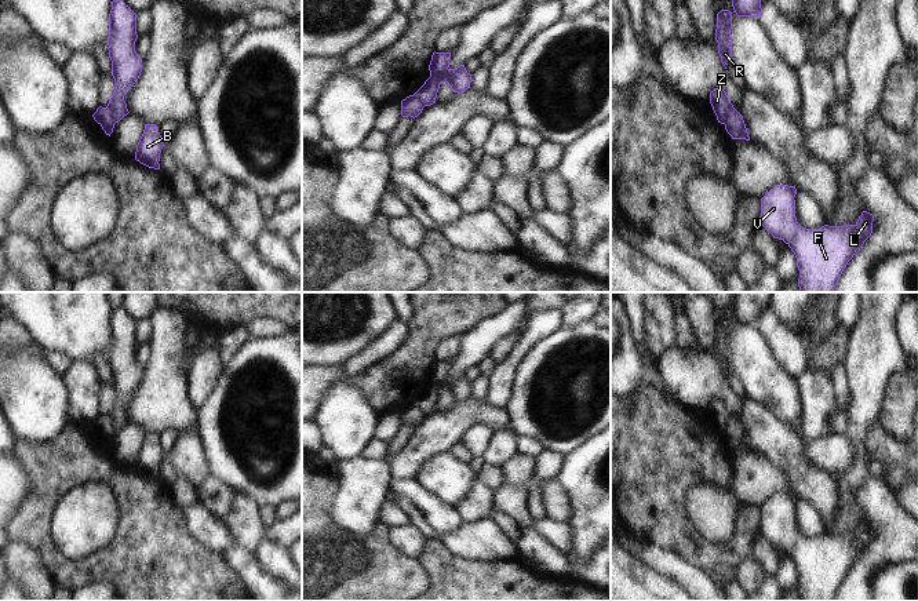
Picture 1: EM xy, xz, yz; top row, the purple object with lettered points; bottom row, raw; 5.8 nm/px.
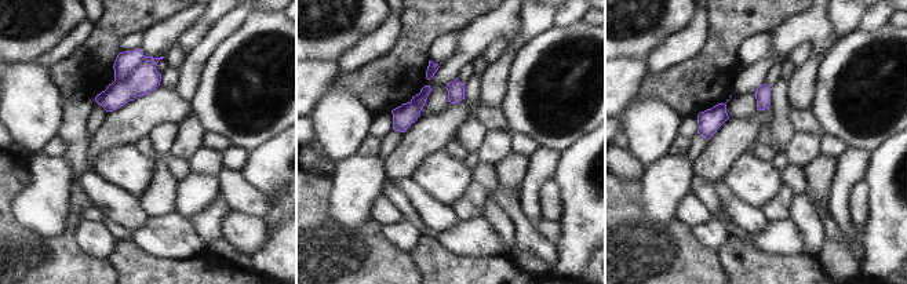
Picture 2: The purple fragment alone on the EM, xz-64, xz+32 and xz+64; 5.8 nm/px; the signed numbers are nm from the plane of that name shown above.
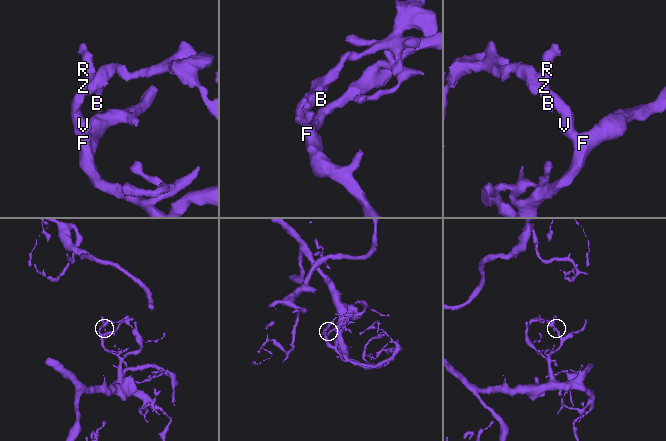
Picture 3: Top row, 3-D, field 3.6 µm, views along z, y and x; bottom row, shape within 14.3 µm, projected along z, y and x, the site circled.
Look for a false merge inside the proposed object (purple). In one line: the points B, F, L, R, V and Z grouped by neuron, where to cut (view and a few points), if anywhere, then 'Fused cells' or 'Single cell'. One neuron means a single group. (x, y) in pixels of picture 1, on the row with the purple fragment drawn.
Groups: B R Z / F L V. Split along xz (448, 69), (443, 75), (430, 76). Fused cells

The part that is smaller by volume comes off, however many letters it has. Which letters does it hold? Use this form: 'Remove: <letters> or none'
Remove: B, R, Z

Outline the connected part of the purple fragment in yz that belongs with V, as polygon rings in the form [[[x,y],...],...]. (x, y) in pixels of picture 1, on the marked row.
[[[779,185],[761,198],[762,226],[794,252],[799,292],[834,292],[848,262],[873,233],[874,215],[863,211],[855,225],[802,227],[795,218],[795,186]]]

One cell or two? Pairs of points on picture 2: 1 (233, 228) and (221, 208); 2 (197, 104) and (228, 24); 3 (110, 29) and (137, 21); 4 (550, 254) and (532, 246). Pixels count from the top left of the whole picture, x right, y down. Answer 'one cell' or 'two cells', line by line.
1: two cells
2: two cells
3: one cell
4: one cell

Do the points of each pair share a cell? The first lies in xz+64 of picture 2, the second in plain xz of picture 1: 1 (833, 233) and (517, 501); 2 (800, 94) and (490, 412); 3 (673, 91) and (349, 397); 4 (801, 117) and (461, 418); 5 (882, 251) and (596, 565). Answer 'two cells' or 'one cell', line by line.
1: one cell
2: two cells
3: two cells
4: one cell
5: two cells

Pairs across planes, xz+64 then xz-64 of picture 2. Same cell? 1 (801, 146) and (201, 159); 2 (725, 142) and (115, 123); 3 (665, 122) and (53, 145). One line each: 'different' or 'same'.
1: different
2: same
3: different

